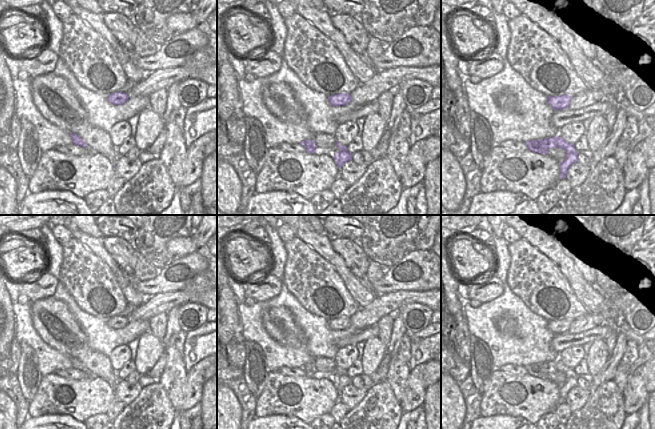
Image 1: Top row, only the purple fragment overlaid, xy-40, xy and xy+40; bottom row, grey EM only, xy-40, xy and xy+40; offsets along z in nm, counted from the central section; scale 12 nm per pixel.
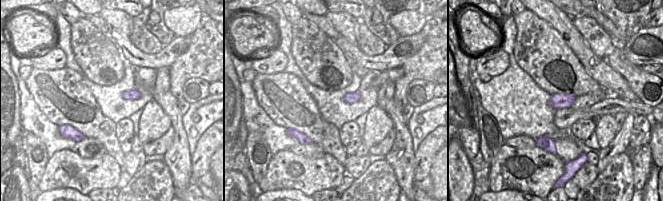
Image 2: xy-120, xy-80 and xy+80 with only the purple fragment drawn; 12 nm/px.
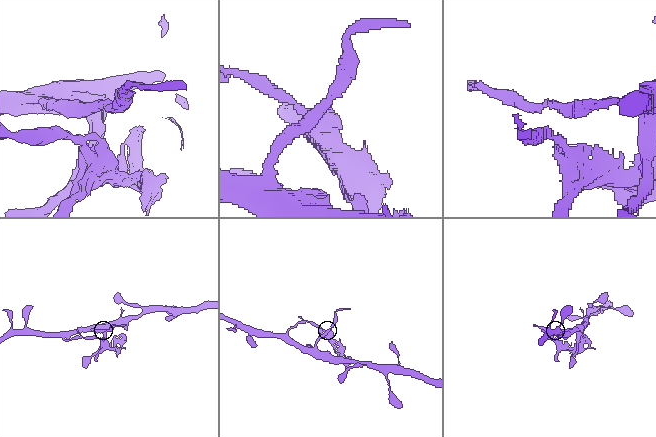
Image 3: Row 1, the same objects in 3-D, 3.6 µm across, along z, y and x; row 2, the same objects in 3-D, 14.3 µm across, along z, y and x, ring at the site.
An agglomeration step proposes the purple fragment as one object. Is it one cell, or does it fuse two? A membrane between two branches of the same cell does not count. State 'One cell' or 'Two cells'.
Two cells.

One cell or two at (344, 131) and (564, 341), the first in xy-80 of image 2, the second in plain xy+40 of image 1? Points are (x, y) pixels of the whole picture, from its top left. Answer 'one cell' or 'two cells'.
two cells

